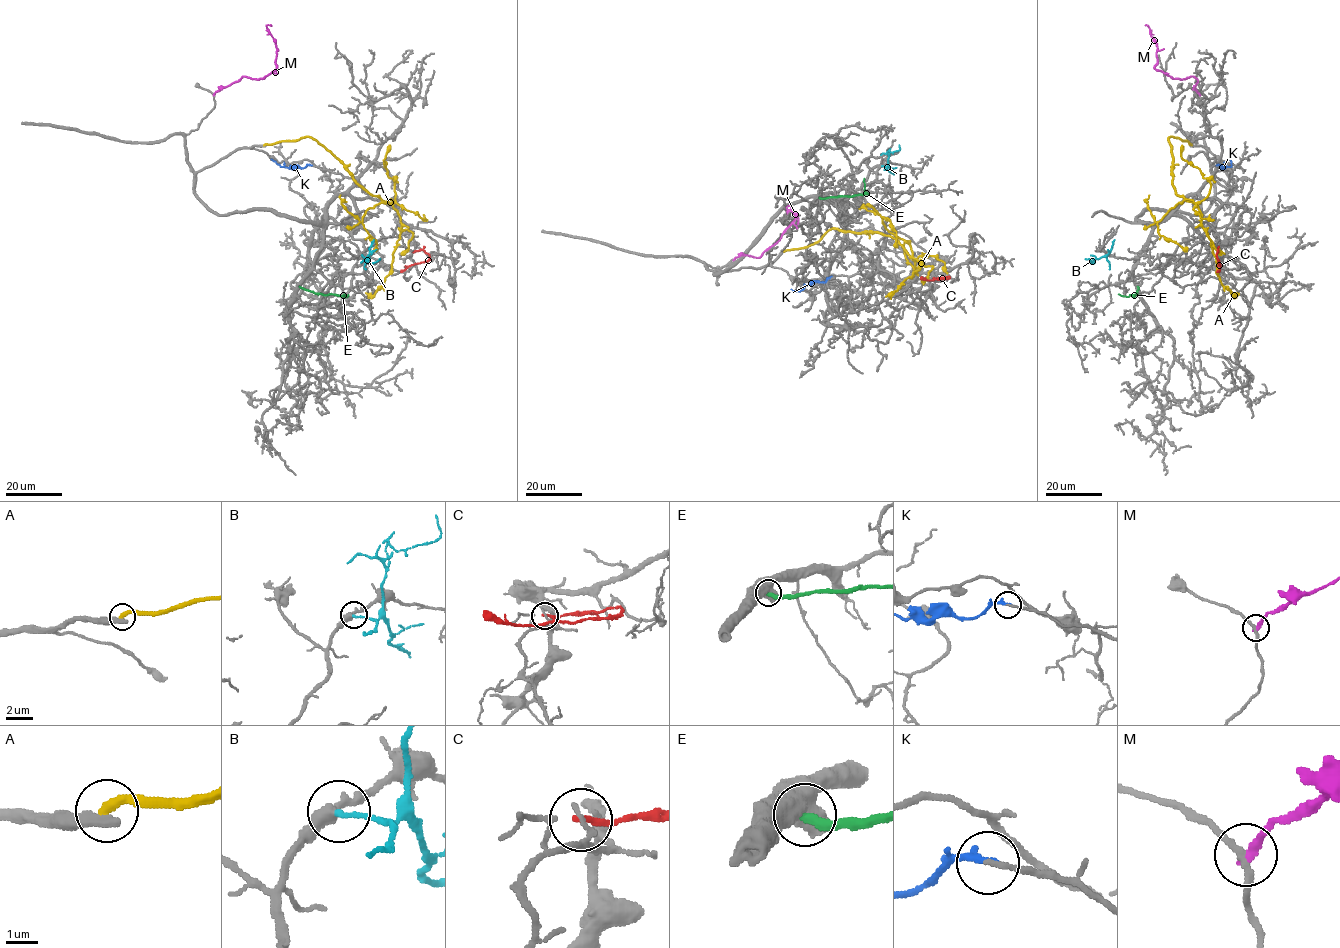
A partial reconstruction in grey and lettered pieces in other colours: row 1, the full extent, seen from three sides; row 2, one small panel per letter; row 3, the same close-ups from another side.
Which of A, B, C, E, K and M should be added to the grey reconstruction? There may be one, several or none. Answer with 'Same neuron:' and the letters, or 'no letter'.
Same neuron: B, K

